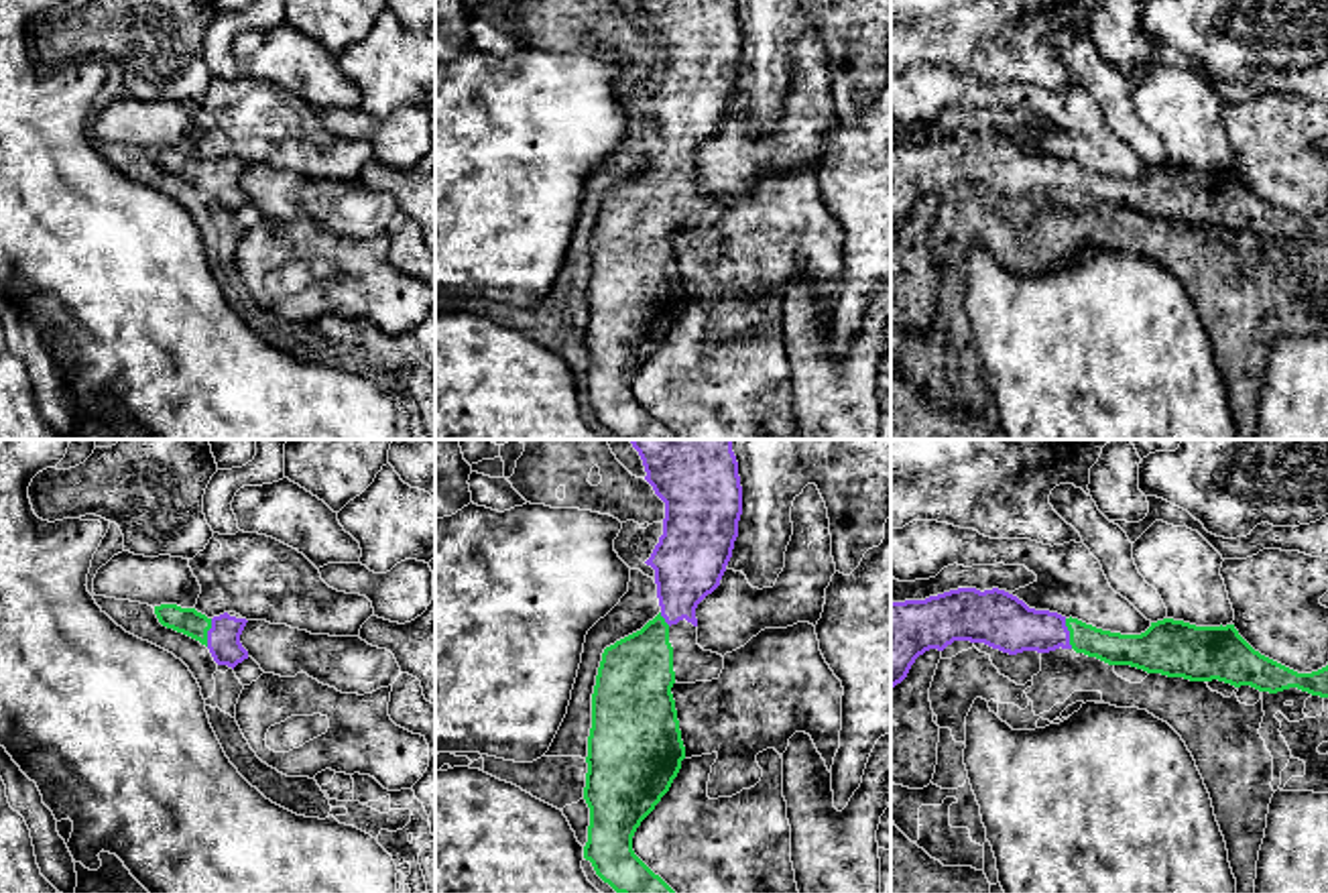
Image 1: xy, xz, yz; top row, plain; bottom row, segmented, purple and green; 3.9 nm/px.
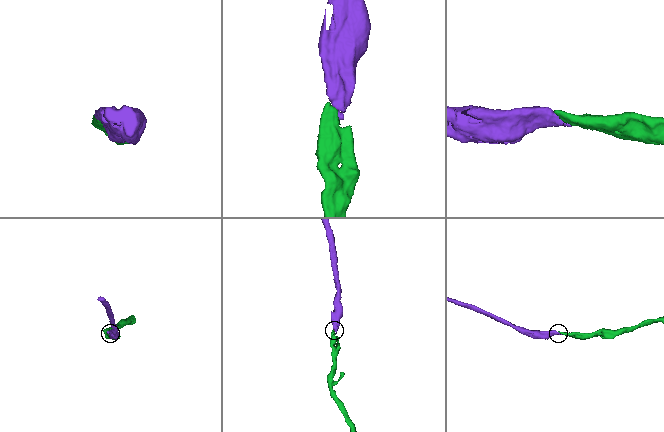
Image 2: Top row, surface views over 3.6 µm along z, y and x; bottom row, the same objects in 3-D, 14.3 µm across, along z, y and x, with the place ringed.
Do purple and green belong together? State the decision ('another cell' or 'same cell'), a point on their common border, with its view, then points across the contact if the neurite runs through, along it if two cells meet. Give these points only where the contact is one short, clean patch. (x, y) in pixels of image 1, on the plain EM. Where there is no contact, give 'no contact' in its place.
same cell; contact yz (1068, 177); way yz (1007, 167), (1019, 173), (1068, 177), (1111, 192)

